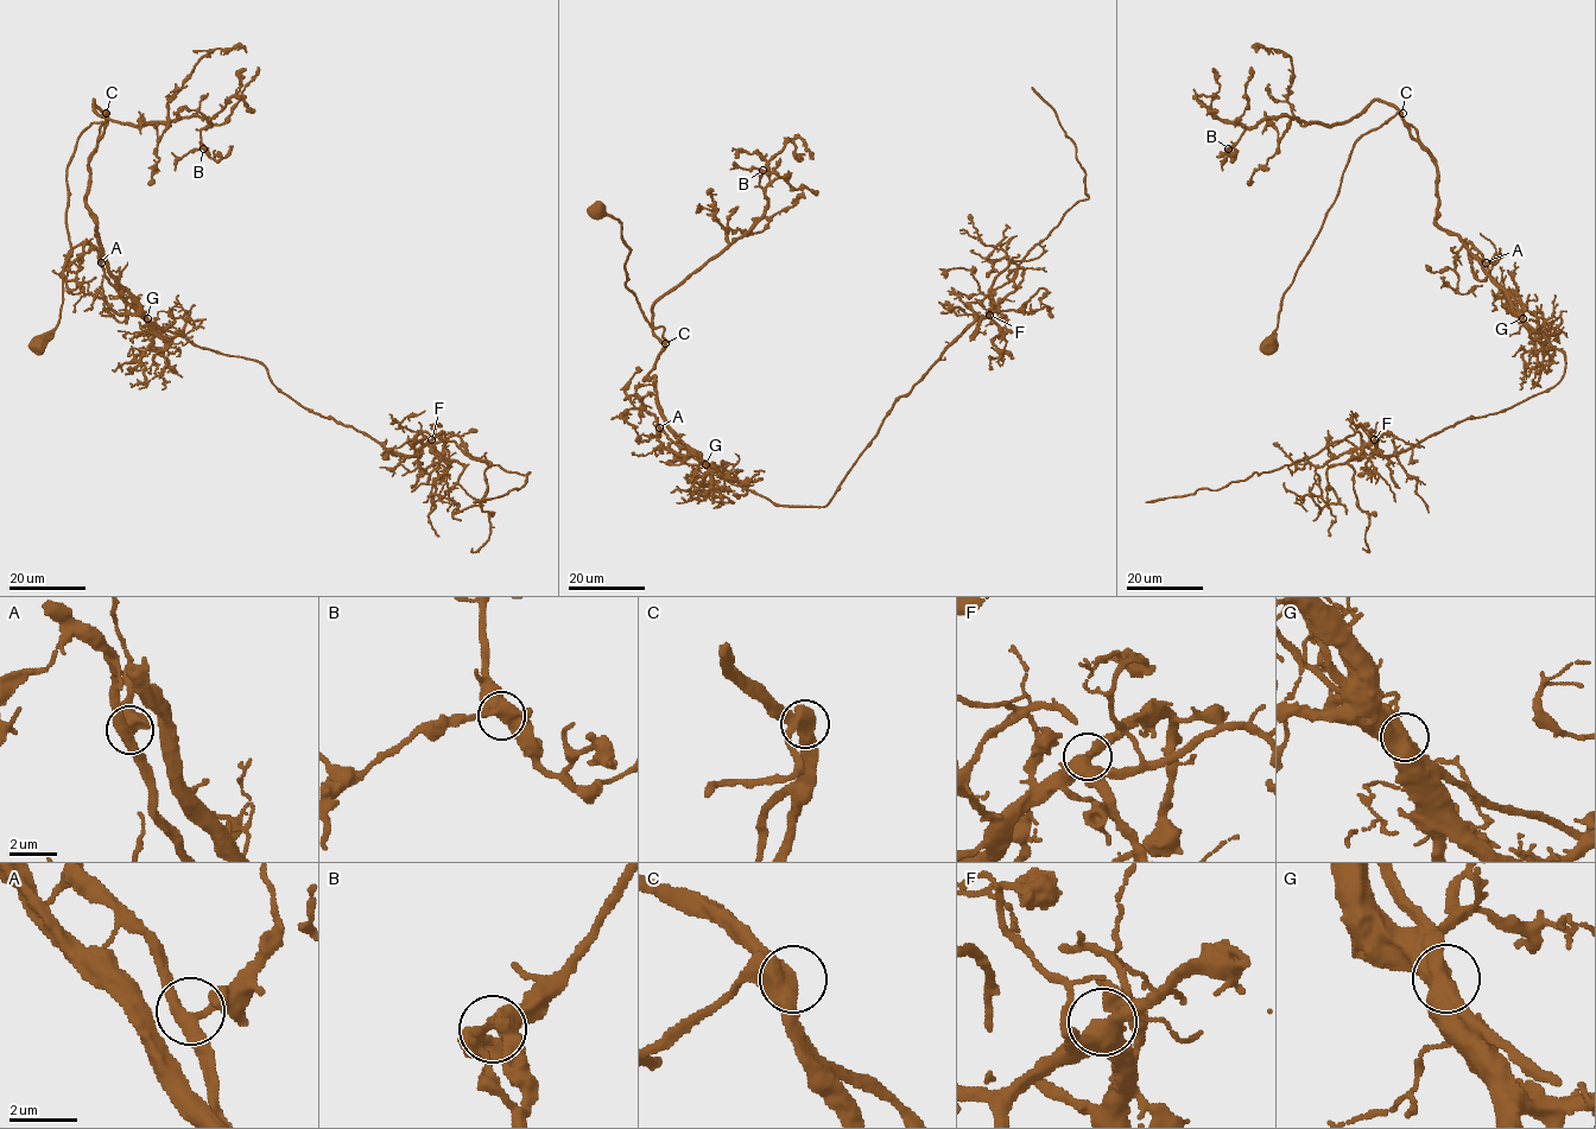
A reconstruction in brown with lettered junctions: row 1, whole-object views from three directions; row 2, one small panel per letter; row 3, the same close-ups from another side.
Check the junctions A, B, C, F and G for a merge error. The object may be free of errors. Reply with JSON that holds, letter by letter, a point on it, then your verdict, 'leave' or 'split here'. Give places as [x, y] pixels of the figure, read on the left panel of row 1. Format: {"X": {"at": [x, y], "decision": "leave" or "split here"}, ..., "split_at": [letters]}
{"A": {"at": [101, 262], "decision": "leave"}, "B": {"at": [203, 148], "decision": "leave"}, "C": {"at": [106, 113], "decision": "leave"}, "F": {"at": [431, 439], "decision": "leave"}, "G": {"at": [147, 318], "decision": "split here"}, "split_at": ["G"]}

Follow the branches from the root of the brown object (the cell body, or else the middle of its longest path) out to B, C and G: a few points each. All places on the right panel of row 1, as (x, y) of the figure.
B: (1268, 347), (1283, 295), (1336, 197), (1354, 145), (1399, 112), (1374, 100), (1332, 125), (1265, 118), (1228, 148)
C: (1268, 347), (1266, 342), (1278, 325), (1283, 295), (1336, 197), (1354, 145), (1363, 134), (1403, 113)
G: (1268, 347), (1283, 295), (1336, 197), (1354, 145), (1398, 113), (1435, 164), (1436, 222), (1460, 238), (1522, 317)

